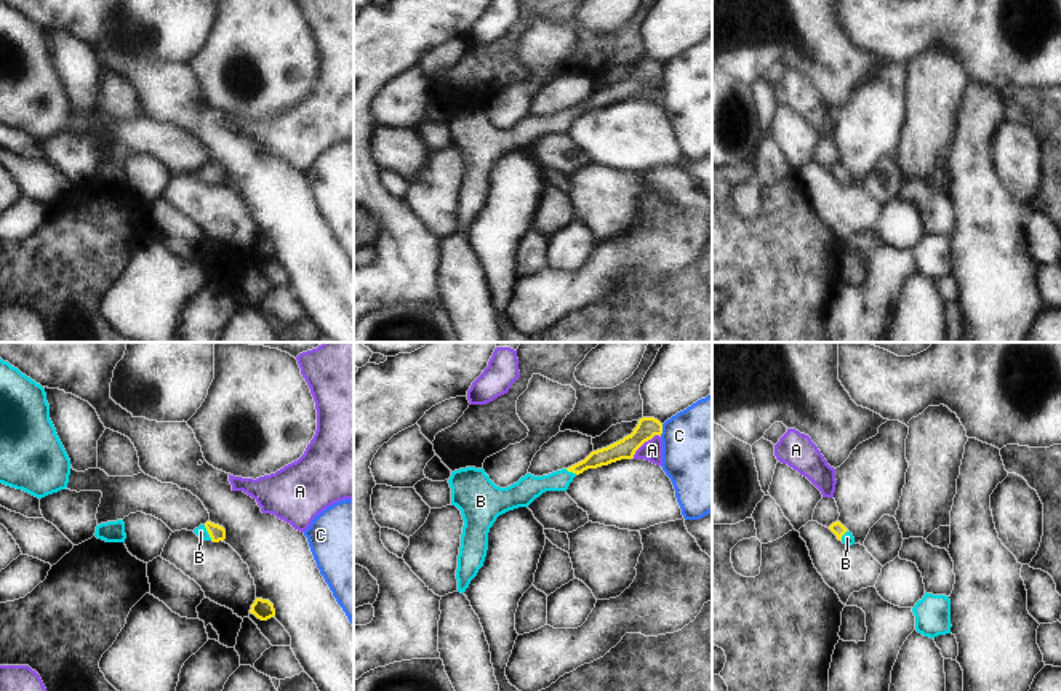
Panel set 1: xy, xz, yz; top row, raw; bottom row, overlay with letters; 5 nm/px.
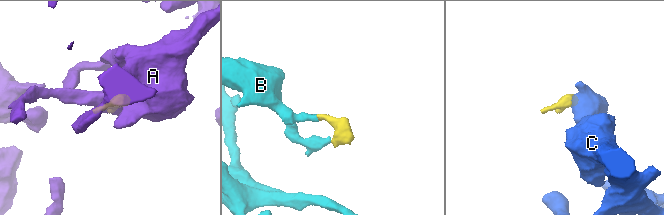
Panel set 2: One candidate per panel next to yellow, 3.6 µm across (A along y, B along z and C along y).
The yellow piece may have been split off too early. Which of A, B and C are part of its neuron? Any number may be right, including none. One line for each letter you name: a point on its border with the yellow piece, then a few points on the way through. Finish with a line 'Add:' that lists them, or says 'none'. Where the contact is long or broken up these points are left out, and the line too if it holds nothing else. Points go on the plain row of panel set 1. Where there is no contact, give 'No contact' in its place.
B: Touches yellow at xy (208, 175). Path across: xy (216, 175), (208, 175), (200, 173)
Add: B

